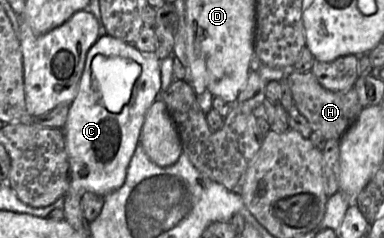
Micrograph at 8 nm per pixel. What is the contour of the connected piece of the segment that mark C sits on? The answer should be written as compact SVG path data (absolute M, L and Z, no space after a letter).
M104 35L89 49L77 94L70 104L62 128L69 163L69 186L72 191L94 192L105 196L119 189L126 180L131 157L140 143L141 128L147 110L161 95L161 60L156 53L140 52L133 44Z

